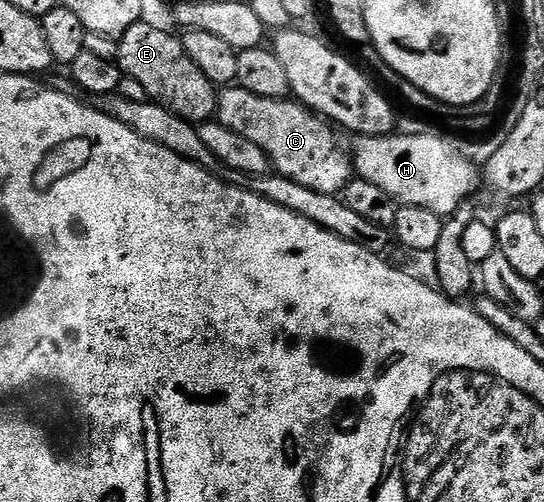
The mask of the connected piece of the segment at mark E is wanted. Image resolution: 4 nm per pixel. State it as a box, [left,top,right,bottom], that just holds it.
[116,21,219,125]

